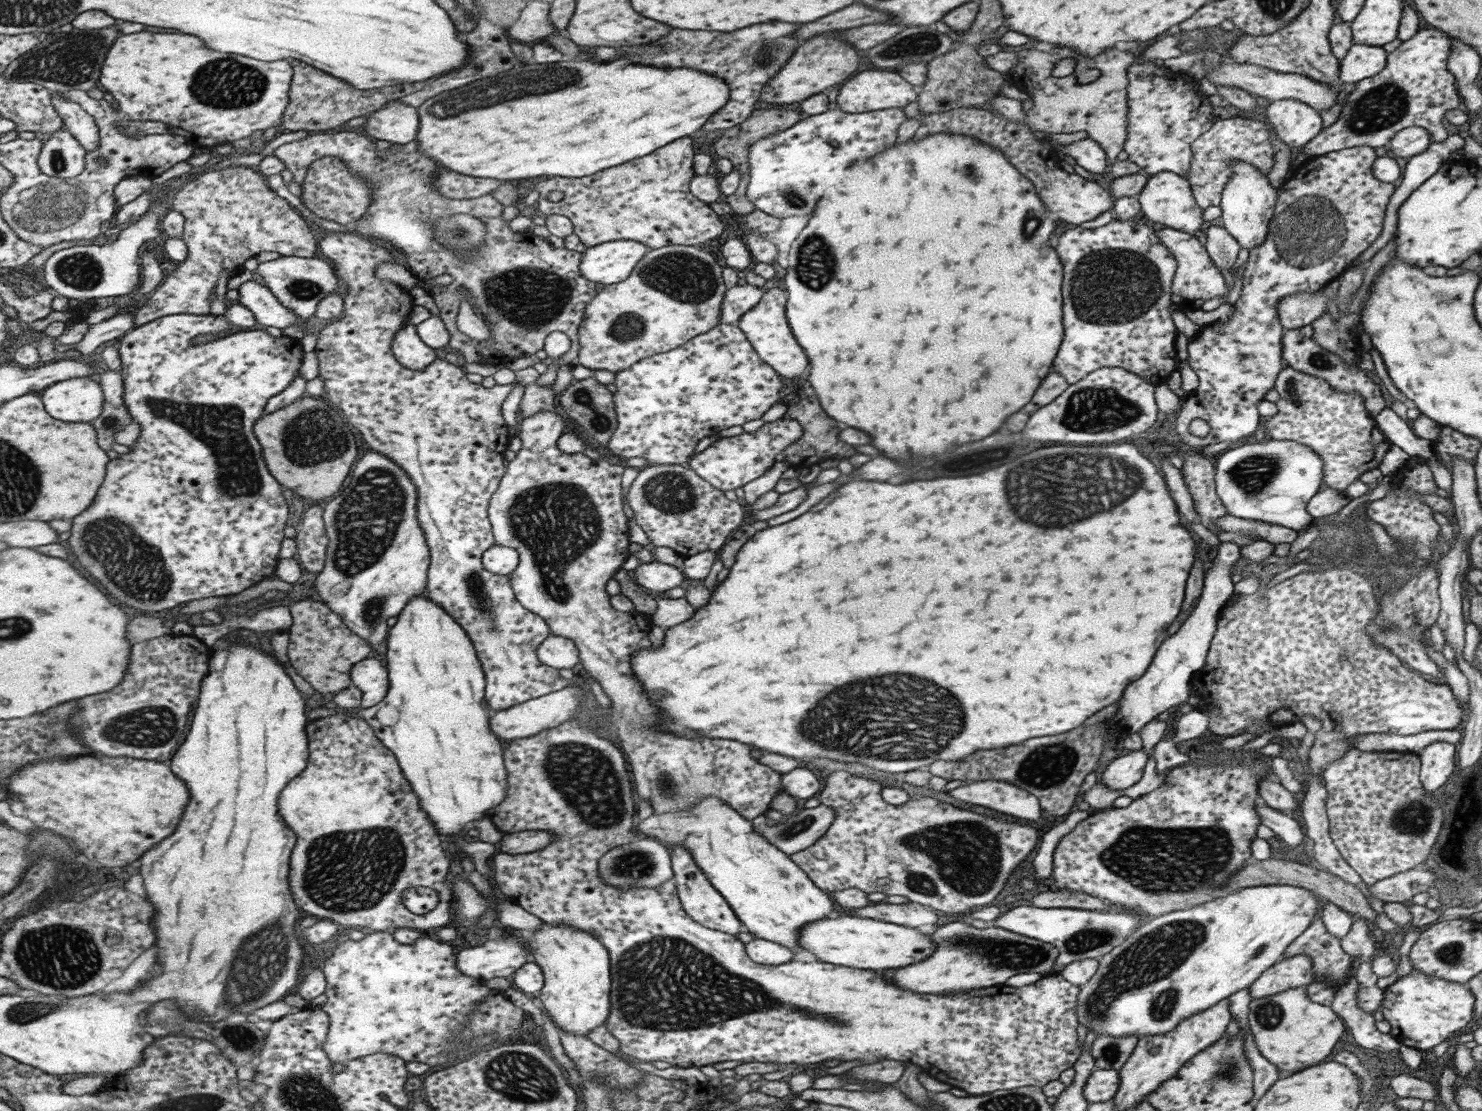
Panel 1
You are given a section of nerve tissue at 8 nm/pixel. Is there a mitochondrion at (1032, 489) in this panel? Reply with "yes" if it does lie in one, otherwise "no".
yes

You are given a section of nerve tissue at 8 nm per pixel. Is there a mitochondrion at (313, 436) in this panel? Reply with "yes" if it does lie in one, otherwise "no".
yes

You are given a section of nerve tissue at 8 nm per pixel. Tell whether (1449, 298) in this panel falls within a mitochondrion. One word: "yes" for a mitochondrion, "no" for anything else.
yes

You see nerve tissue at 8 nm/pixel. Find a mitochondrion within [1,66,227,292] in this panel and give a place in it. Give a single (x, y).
(45, 207)

